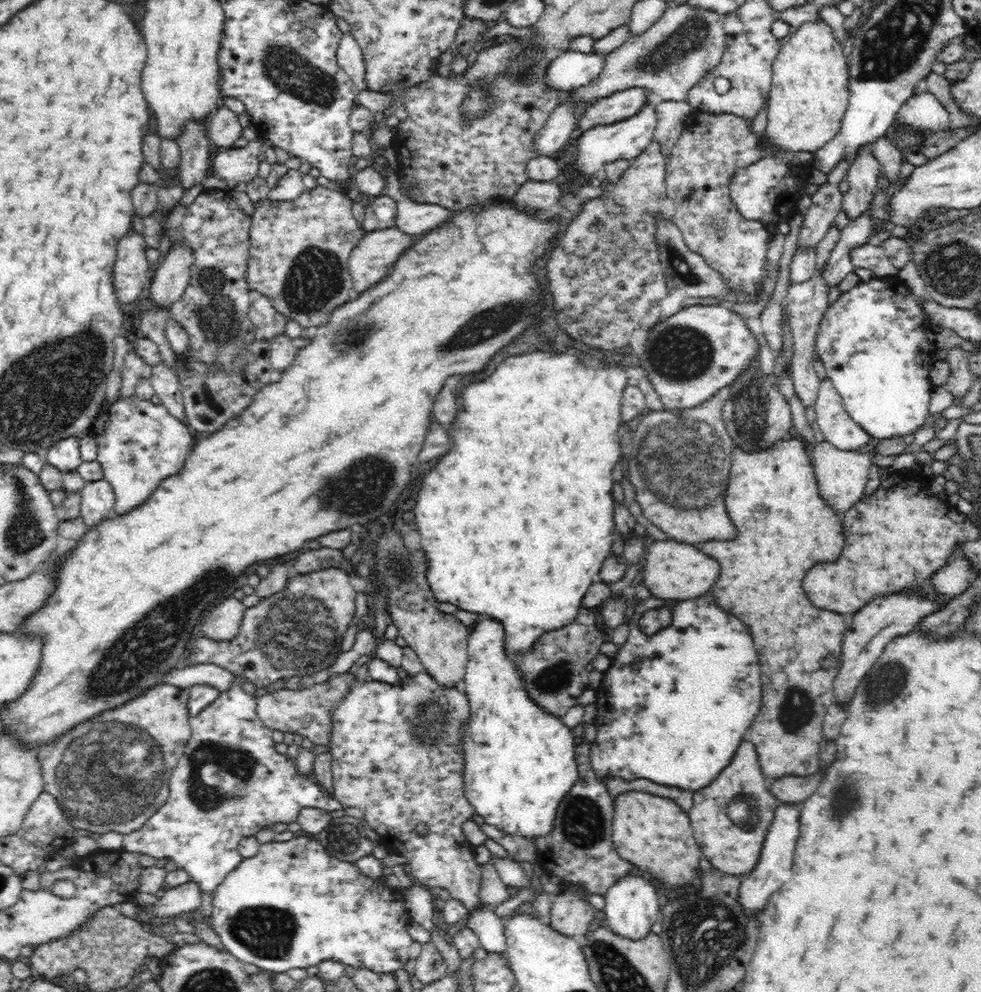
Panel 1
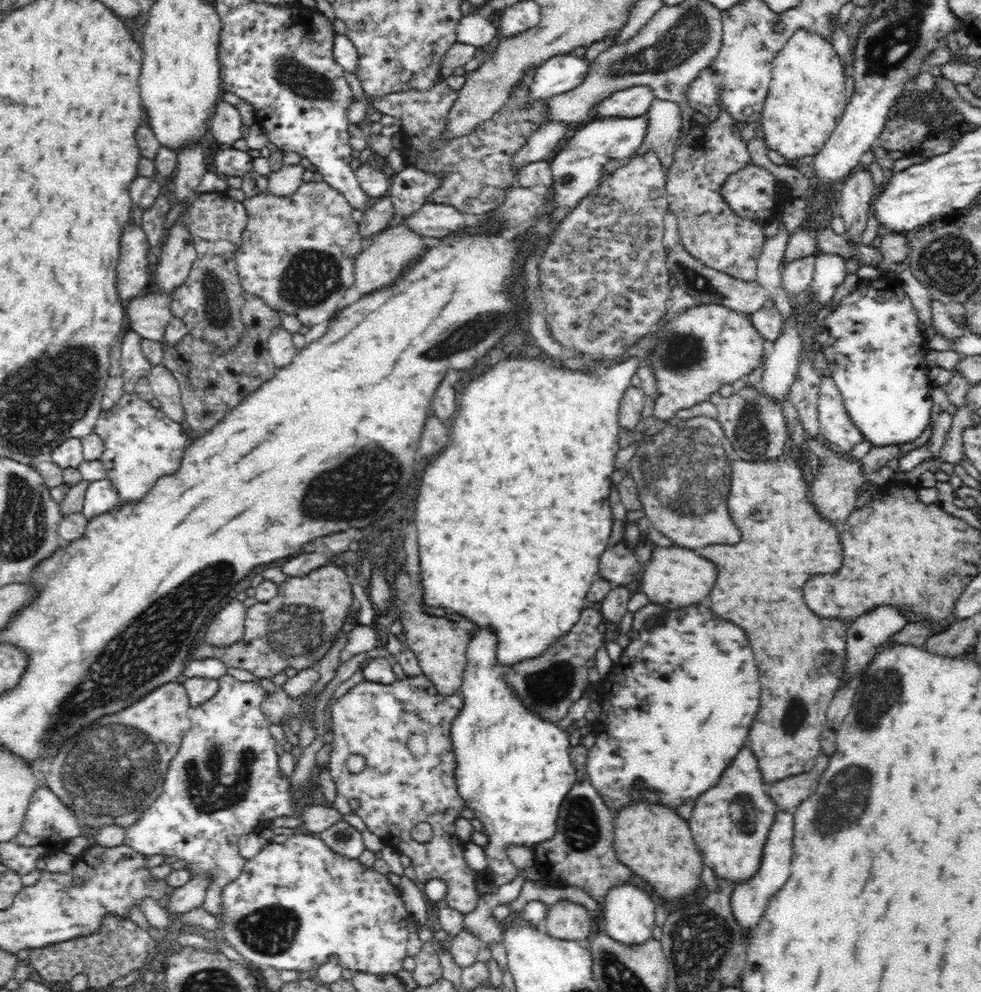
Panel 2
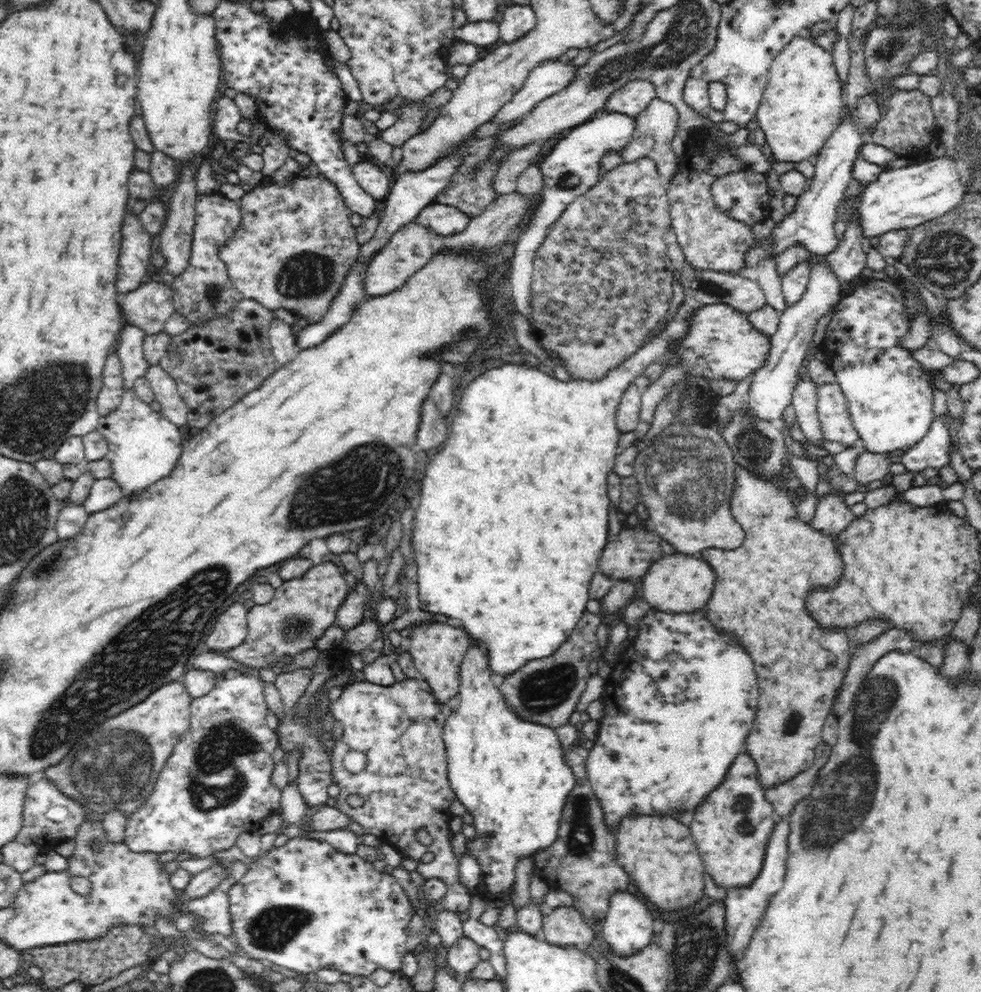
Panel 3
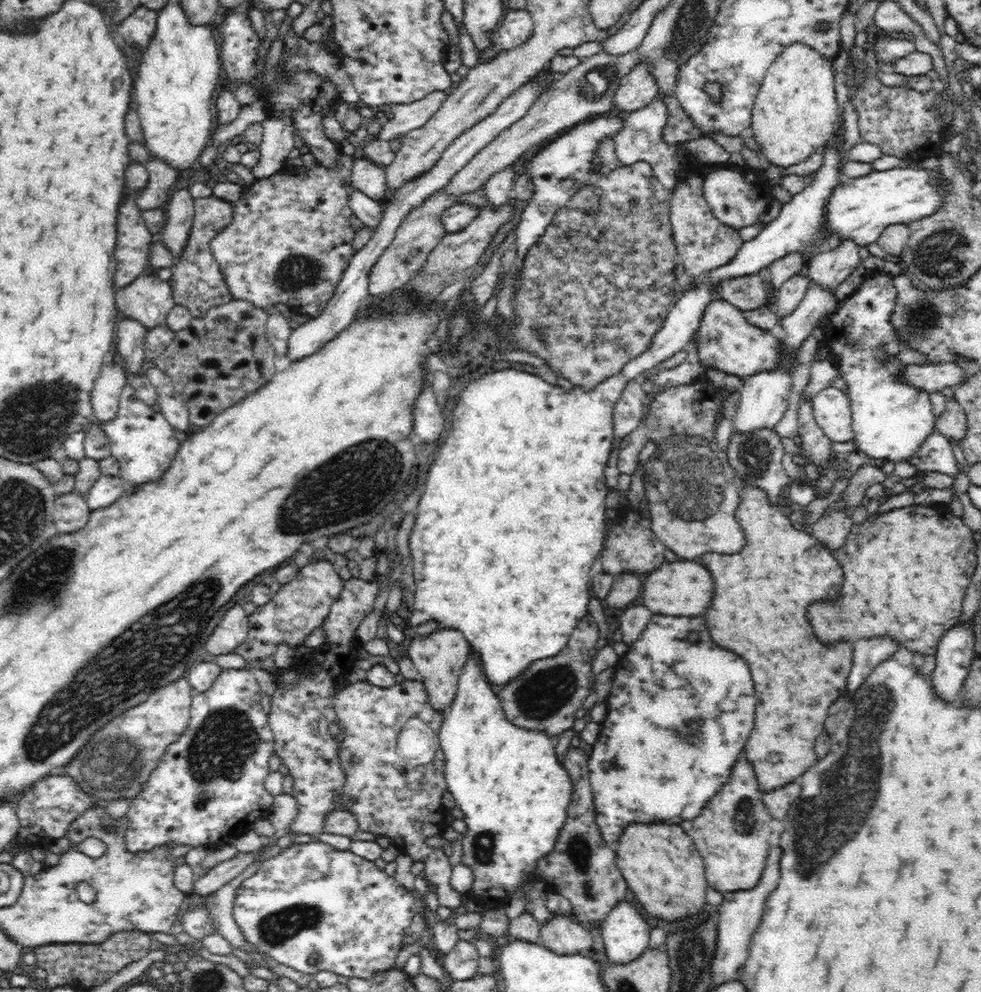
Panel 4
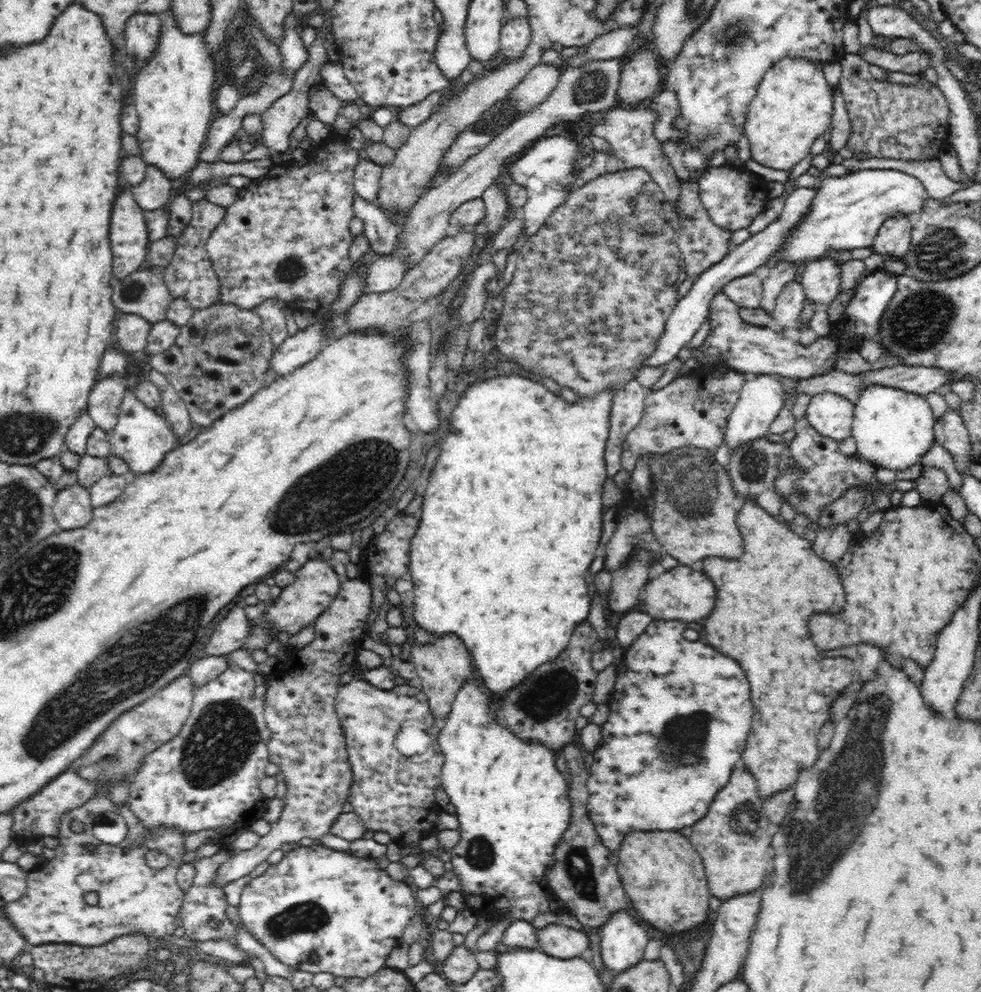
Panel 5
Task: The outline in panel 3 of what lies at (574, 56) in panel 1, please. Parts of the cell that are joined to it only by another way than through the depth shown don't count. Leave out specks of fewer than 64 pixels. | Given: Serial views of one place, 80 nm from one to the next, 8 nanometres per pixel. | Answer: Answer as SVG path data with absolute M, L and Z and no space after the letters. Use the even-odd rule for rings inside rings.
M560 58L556 60L548 60L536 67L526 79L526 82L522 85L522 88L518 92L514 93L510 102L504 103L498 112L484 124L481 124L478 128L475 128L470 136L466 139L471 138L488 138L488 136L494 136L498 132L498 126L506 124L506 122L512 122L512 120L518 120L518 118L525 117L536 105L542 100L556 94L559 90L562 90L568 81L575 75L577 66L571 64L570 59Z

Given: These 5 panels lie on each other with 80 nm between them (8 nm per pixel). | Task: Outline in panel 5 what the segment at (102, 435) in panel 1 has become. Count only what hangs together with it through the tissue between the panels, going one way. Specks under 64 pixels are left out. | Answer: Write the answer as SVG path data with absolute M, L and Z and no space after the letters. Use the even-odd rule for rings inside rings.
M127 389L122 398L116 426L108 433L111 454L121 458L130 465L136 475L155 471L164 456L178 446L176 434L172 431L166 418L158 415L154 409L137 399L134 390Z

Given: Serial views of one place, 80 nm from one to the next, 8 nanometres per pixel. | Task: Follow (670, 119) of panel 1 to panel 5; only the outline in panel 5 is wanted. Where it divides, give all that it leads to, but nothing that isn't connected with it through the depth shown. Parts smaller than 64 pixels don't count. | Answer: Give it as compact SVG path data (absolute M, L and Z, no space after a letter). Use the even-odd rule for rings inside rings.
M616 106L602 113L602 118L592 126L591 134L611 144L614 158L619 160L620 167L646 170L675 210L676 200L680 196L681 180L676 176L675 168L672 168L668 157L661 151L661 143L654 136L653 126L656 119L657 112L651 108L623 109L621 106Z

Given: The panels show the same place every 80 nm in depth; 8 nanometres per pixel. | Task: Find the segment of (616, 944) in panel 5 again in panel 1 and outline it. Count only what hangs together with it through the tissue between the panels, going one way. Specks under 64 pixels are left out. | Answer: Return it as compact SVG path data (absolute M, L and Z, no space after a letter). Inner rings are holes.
M626 875L613 884L605 894L606 924L614 933L630 940L642 940L650 931L650 926L658 922L660 911L658 906L658 890L656 886L642 876Z

